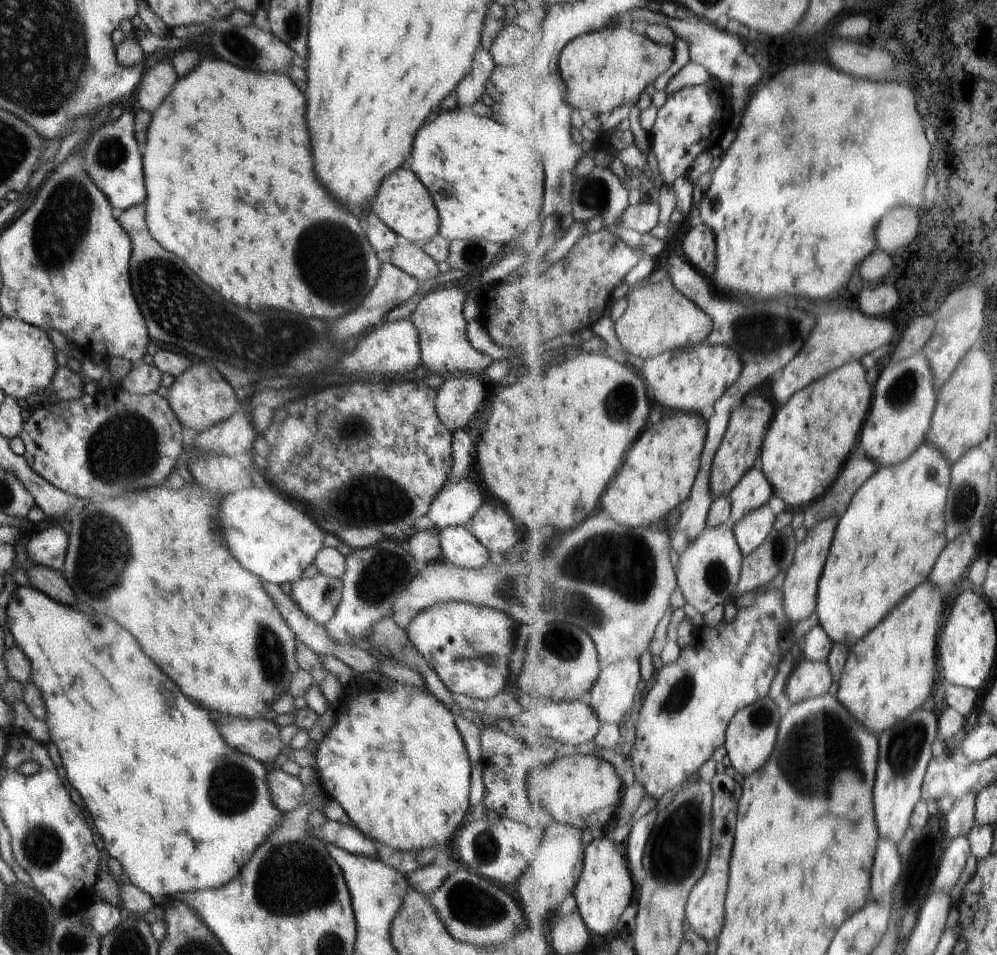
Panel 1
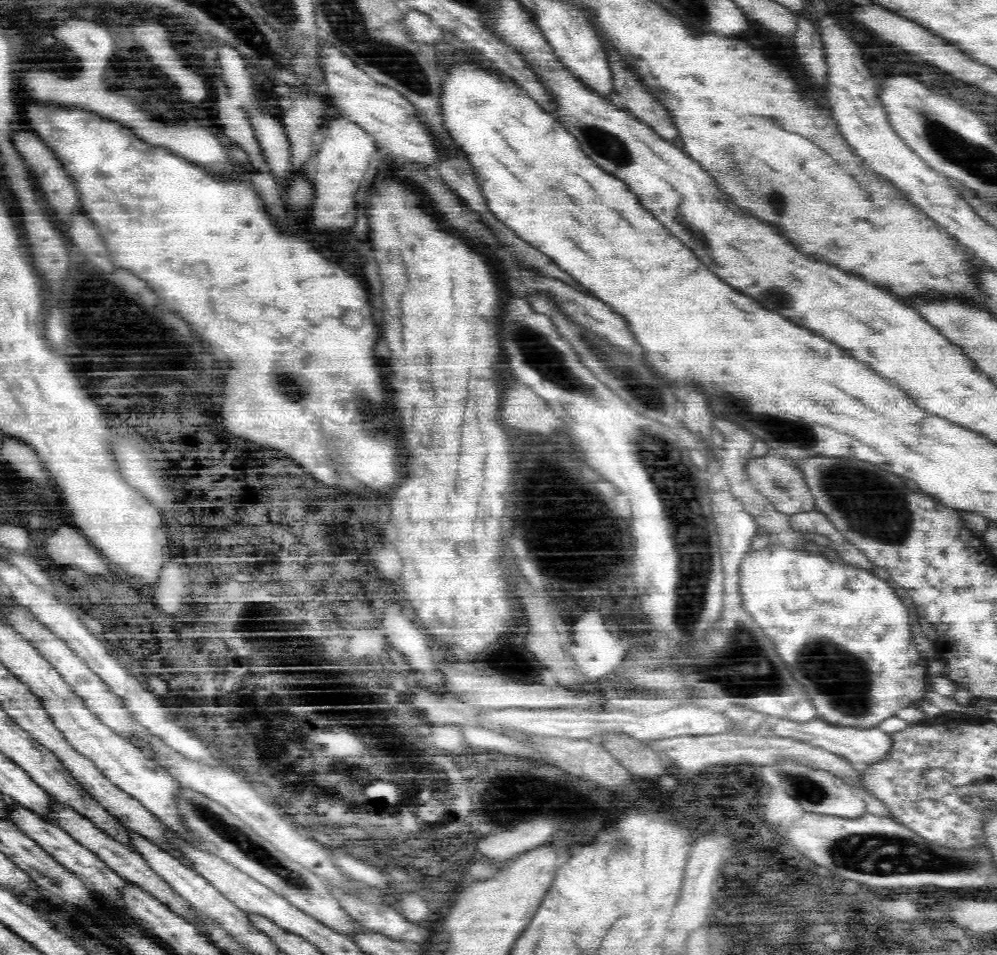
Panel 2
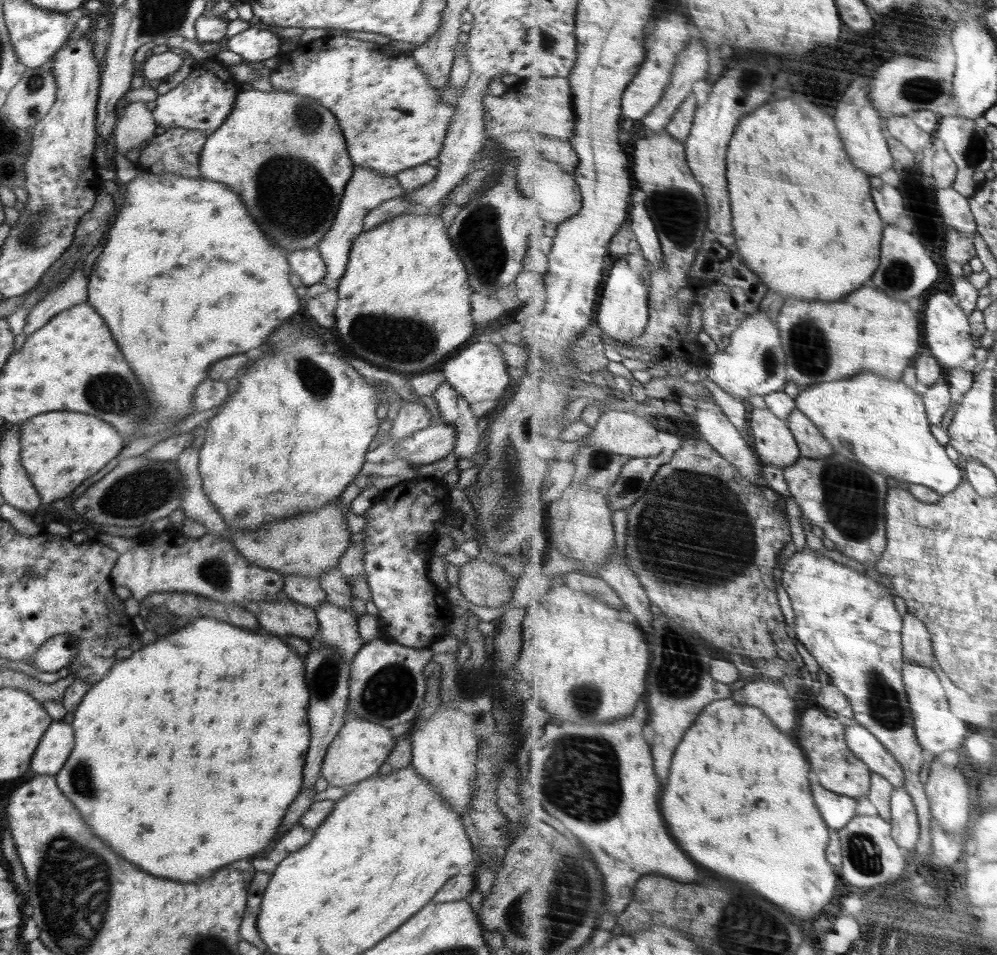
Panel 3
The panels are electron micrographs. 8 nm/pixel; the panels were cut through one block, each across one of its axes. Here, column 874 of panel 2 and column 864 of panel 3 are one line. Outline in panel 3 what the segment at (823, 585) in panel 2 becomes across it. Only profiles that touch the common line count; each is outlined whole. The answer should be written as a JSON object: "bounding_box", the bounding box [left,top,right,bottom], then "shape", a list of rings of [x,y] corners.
{"bounding_box":[782,546,934,858],"shape":[[[808,546],[804,550],[797,551],[795,555],[787,561],[786,567],[782,571],[782,574],[783,584],[793,600],[793,607],[796,608],[795,613],[798,614],[798,628],[796,628],[796,630],[798,630],[797,639],[799,639],[807,647],[809,652],[816,658],[821,668],[830,674],[833,684],[848,695],[853,709],[855,710],[854,721],[864,725],[865,727],[868,727],[892,751],[892,754],[895,754],[896,758],[904,764],[903,767],[905,768],[907,774],[905,787],[914,797],[914,802],[916,803],[916,808],[918,808],[918,815],[920,816],[920,821],[922,824],[921,840],[922,843],[928,847],[928,858],[932,858],[932,856],[934,856],[934,848],[932,848],[932,801],[931,797],[927,793],[927,784],[922,782],[922,776],[920,776],[920,772],[922,772],[922,764],[928,761],[928,759],[931,759],[931,756],[928,755],[926,750],[924,750],[922,743],[919,741],[919,735],[917,734],[915,725],[915,711],[912,710],[911,699],[909,698],[907,686],[905,685],[904,680],[904,667],[906,661],[903,650],[905,610],[902,602],[897,596],[892,595],[892,592],[888,590],[888,584],[884,586],[882,583],[880,583],[880,581],[872,579],[870,576],[866,575],[866,573],[860,573],[858,570],[854,570],[854,568],[848,567],[840,562],[836,562],[836,560],[832,560],[832,558],[828,558],[828,556],[823,556],[820,554],[820,552],[810,549]]]}

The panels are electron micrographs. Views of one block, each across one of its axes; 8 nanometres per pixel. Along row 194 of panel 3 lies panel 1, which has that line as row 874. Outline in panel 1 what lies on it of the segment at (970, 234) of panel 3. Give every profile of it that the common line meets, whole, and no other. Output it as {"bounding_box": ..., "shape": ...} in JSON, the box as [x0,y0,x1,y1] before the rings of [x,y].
{"bounding_box":[936,836,973,895],"shape":[[[969,836],[951,841],[946,856],[944,856],[944,865],[940,869],[940,876],[938,876],[938,884],[936,884],[938,893],[950,895],[956,890],[958,882],[963,879],[963,874],[972,853],[973,848]]]}

